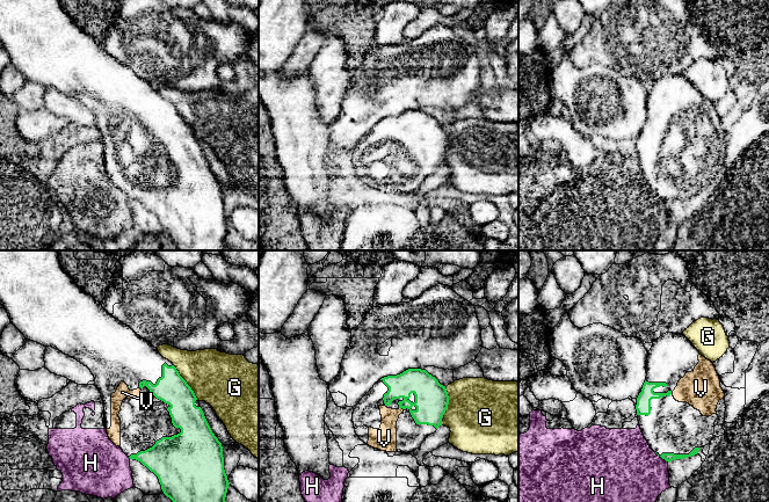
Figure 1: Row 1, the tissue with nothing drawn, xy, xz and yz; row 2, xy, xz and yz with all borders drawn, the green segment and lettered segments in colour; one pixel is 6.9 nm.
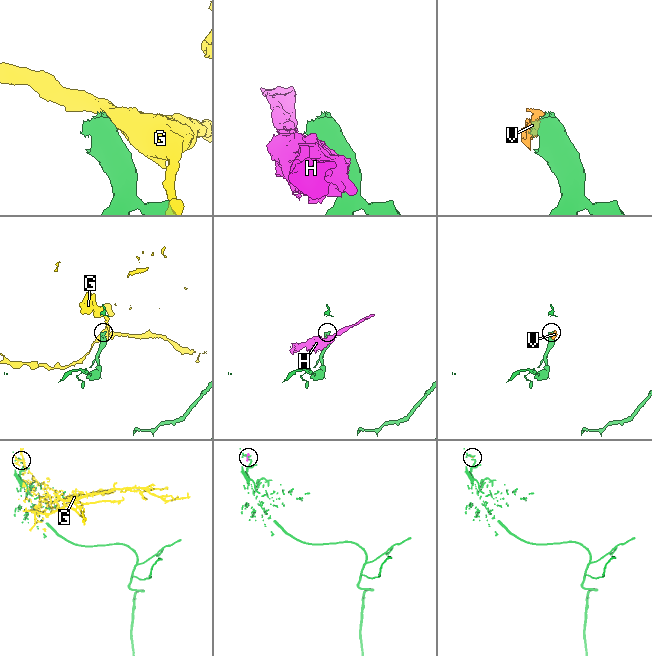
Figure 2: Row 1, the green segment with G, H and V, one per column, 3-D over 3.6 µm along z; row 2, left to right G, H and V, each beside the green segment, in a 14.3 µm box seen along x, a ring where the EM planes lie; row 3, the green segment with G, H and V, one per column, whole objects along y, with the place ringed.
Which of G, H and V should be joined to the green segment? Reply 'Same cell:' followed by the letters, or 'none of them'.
Same cell: V

